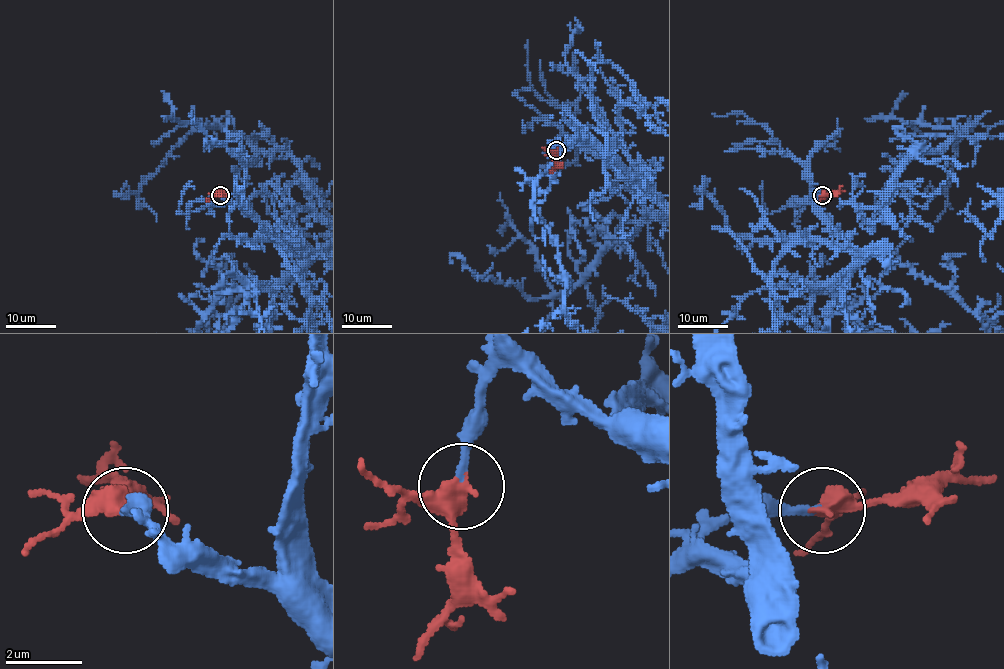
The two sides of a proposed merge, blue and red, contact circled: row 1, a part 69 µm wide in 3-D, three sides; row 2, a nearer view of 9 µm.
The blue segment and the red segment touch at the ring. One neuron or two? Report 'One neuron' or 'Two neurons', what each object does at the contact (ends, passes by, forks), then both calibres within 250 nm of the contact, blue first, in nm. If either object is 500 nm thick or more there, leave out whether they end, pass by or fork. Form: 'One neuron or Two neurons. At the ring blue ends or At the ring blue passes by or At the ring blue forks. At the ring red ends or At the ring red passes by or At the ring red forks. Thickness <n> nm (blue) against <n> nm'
One neuron. At the ring blue ends. At the ring red passes by. Thickness 220 nm (blue) against 420 nm

